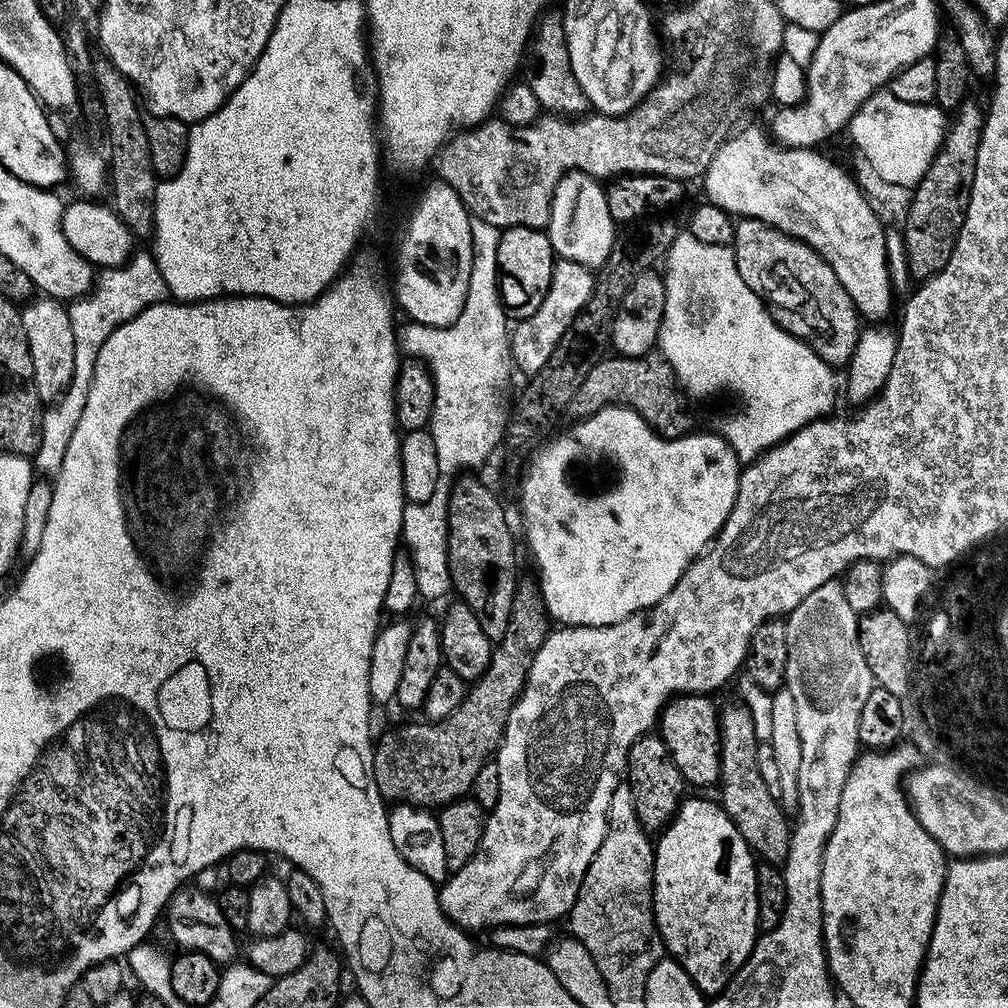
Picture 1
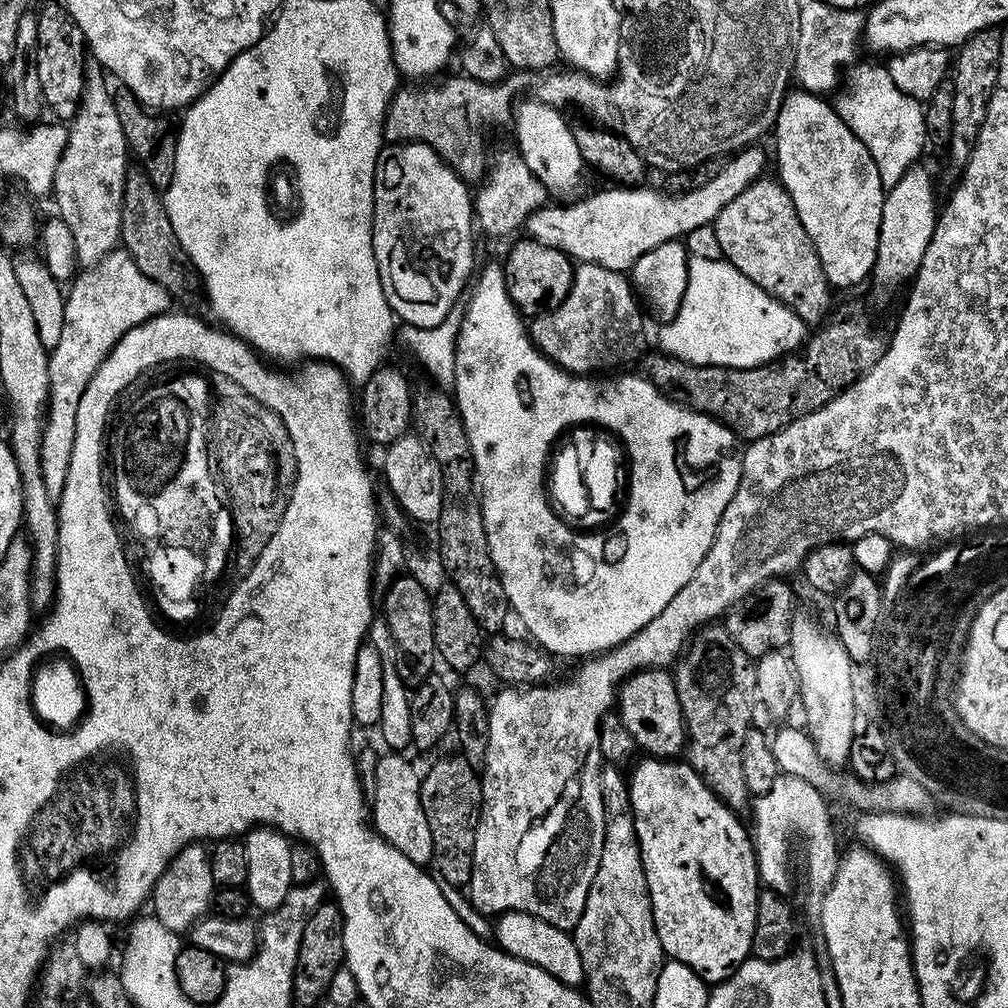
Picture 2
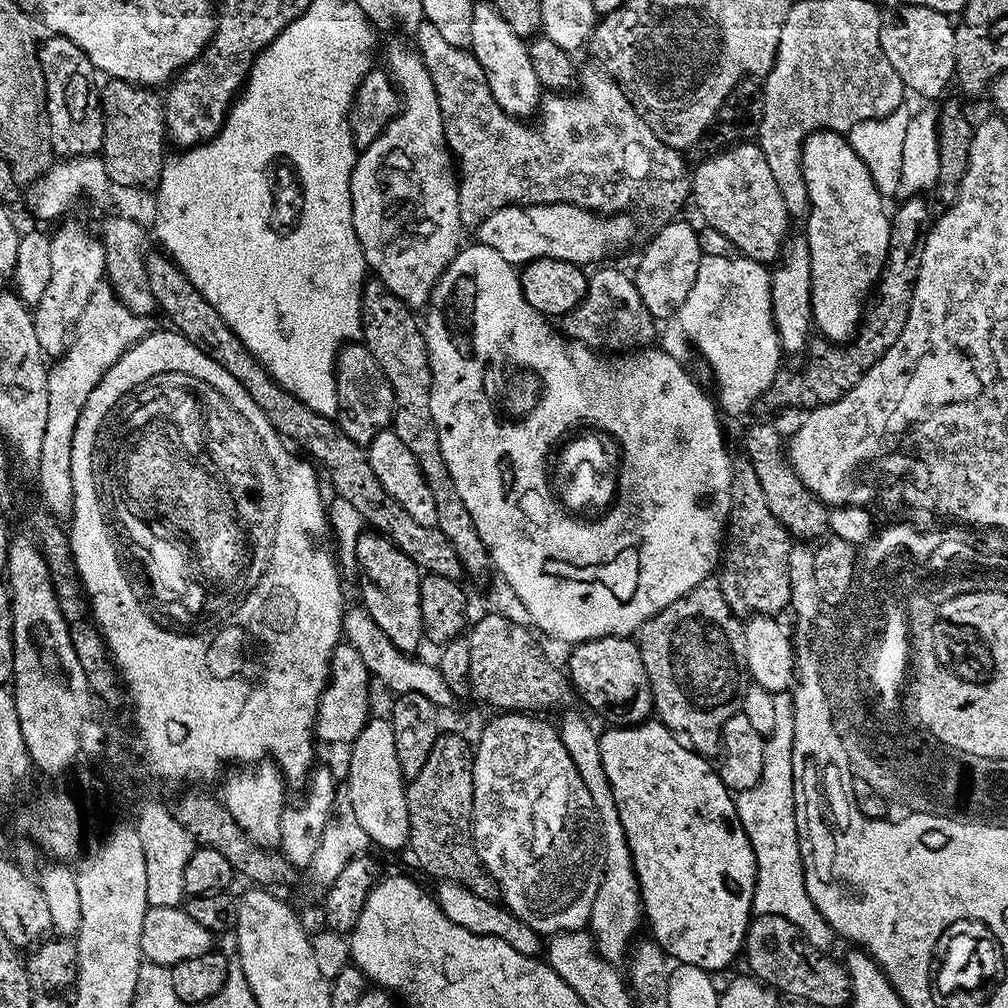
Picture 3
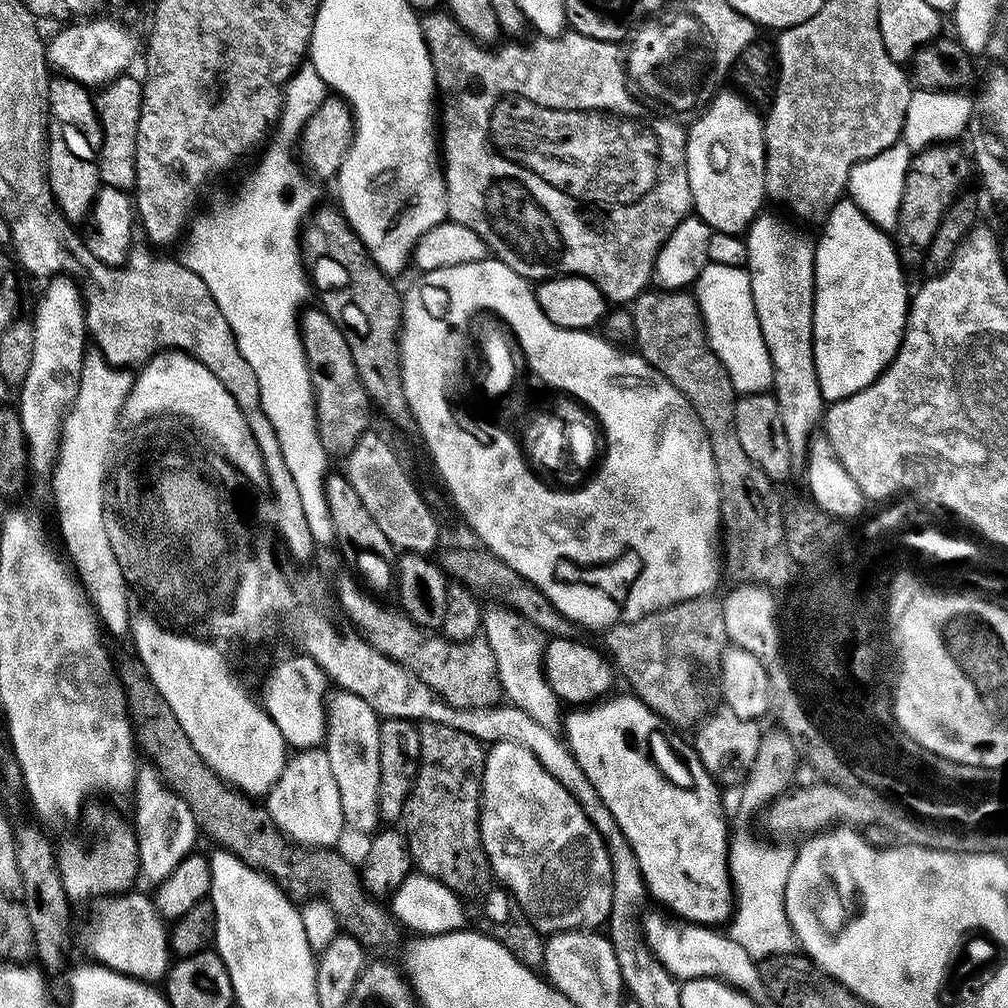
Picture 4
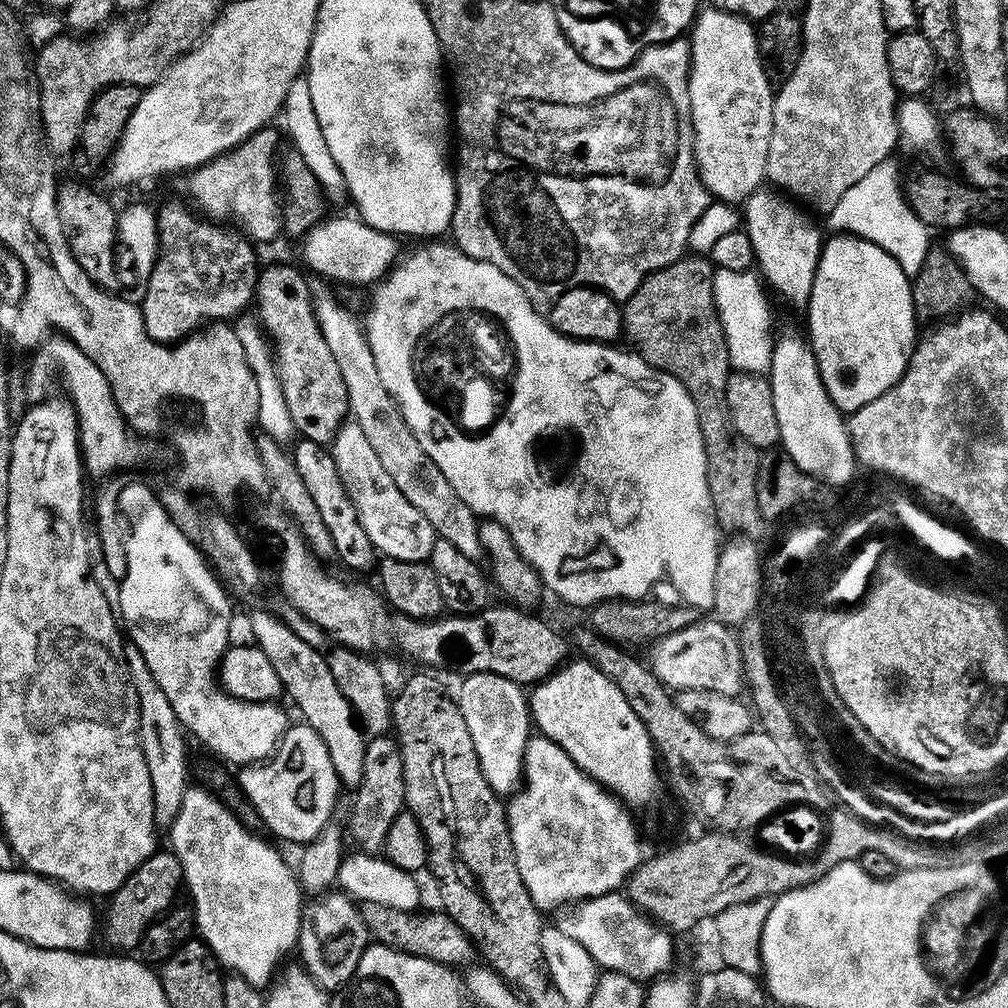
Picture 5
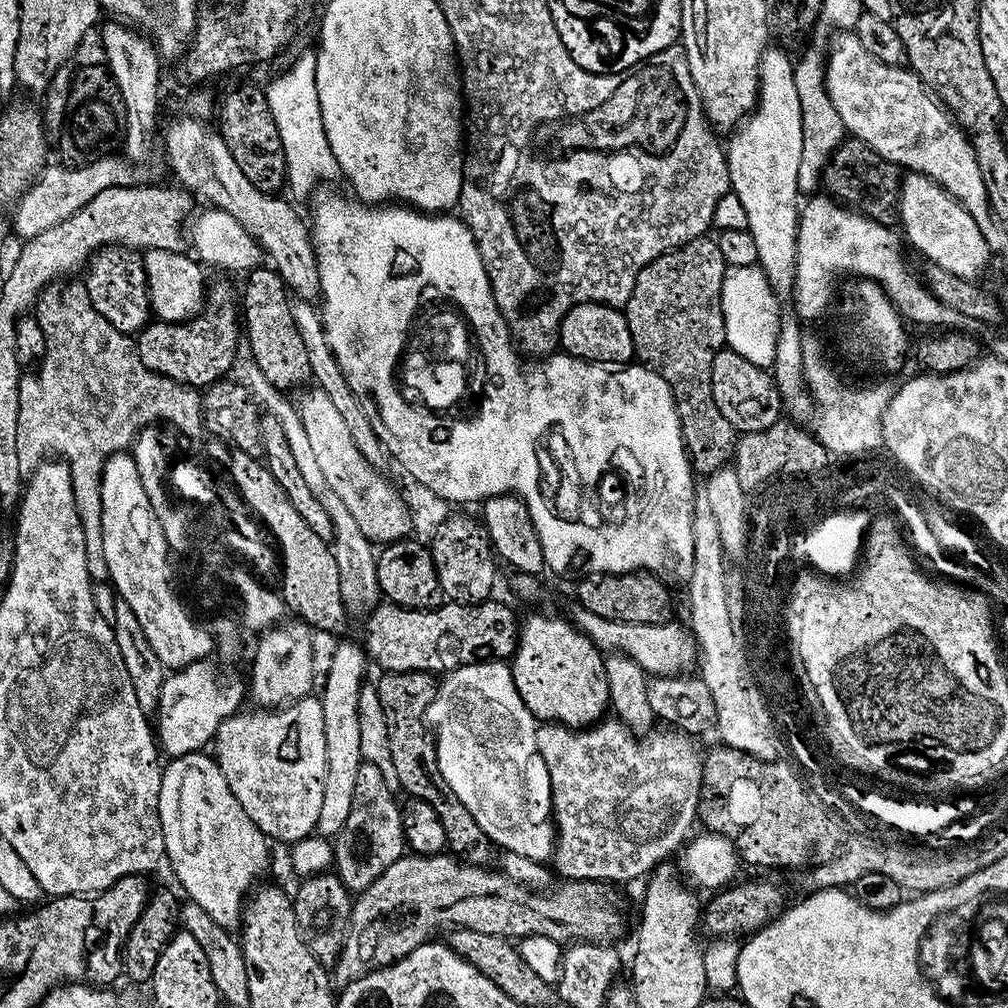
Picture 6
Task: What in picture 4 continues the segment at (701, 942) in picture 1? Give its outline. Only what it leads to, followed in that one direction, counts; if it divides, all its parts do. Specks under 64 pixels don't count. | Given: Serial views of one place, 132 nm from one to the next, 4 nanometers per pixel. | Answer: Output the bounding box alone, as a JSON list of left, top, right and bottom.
[562,694,734,925]

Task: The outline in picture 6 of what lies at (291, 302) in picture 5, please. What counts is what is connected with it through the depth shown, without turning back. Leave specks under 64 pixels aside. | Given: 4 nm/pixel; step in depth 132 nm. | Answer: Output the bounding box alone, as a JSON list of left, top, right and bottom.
[242,266,312,390]

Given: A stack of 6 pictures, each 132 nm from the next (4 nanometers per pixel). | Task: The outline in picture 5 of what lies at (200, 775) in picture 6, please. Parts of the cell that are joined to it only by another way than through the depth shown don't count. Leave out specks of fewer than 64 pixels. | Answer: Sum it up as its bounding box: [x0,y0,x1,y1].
[170,786,302,989]

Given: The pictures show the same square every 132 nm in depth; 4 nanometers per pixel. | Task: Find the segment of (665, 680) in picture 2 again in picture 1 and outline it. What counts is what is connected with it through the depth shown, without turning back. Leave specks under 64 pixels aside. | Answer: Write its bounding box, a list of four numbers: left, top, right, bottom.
[658,694,720,788]

